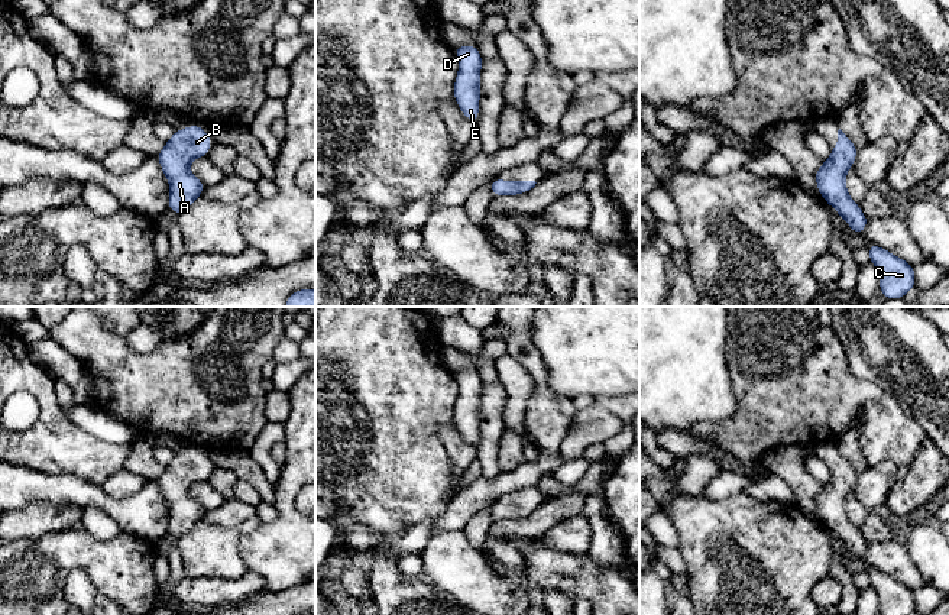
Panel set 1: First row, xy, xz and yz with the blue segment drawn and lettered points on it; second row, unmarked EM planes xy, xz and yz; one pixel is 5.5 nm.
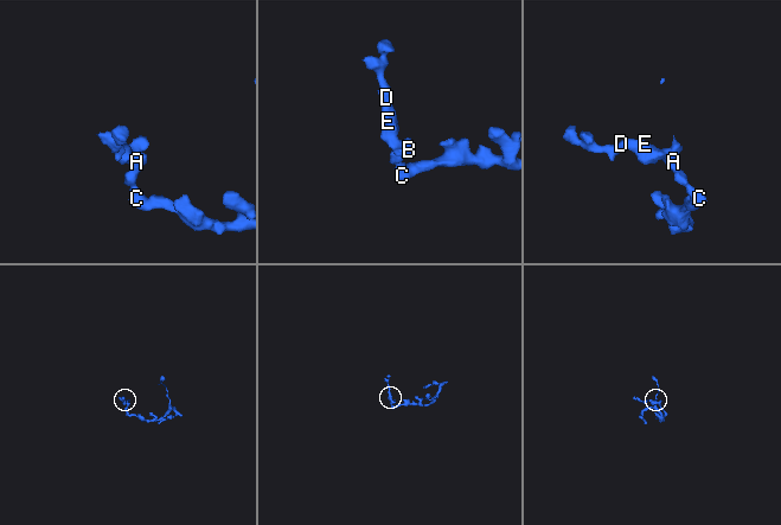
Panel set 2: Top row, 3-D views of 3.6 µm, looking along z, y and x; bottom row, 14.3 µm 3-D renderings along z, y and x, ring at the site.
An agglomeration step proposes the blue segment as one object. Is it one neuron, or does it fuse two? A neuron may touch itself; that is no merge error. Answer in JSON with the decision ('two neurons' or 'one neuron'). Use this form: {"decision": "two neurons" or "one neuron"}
{"decision": "one neuron"}

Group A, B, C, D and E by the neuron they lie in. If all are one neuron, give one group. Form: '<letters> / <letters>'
A B C D E

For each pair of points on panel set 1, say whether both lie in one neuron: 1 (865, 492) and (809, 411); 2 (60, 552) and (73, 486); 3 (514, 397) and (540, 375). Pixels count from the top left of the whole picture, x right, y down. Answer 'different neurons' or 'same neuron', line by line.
1: different neurons
2: different neurons
3: different neurons

